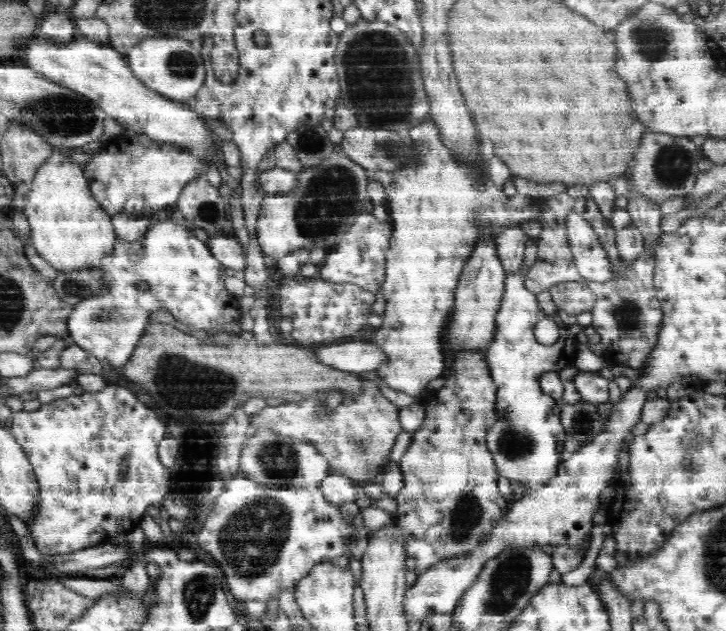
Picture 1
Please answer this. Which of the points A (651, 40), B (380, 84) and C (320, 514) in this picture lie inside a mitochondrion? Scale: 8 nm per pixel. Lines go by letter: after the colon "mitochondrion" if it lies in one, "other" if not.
A: mitochondrion
B: mitochondrion
C: other

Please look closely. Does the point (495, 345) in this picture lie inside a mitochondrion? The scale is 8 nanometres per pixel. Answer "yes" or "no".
no

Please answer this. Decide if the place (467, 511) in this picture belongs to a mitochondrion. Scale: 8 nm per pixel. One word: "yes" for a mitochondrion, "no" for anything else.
yes

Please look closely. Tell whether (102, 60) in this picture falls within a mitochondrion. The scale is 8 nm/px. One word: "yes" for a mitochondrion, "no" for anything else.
no

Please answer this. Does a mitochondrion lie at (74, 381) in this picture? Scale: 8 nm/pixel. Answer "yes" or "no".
no

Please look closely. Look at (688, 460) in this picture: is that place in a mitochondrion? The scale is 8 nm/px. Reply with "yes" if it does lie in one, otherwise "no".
yes

